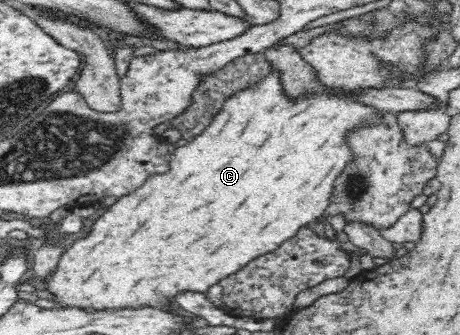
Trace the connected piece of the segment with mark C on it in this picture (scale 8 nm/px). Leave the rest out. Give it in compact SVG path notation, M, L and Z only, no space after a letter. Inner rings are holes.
M413 17L405 19L396 27L388 30L385 38L373 37L369 39L367 35L345 35L343 33L333 33L327 31L326 33L315 36L309 44L303 48L298 48L297 52L316 70L316 78L324 86L333 90L331 94L325 91L325 94L305 94L298 99L289 99L283 91L281 86L281 75L277 69L272 69L267 73L265 78L256 82L252 87L245 88L232 94L229 98L224 100L223 106L220 111L216 111L213 115L213 122L205 128L205 130L198 134L194 139L184 144L184 147L176 148L169 161L169 170L167 172L153 175L149 177L136 191L131 194L122 196L115 201L100 217L94 220L92 230L82 239L77 239L73 244L60 256L57 268L52 272L51 276L44 279L46 290L53 295L53 300L57 302L59 307L77 307L85 310L105 310L105 309L124 309L127 307L153 307L167 311L169 313L179 313L178 307L176 311L169 310L169 298L173 298L178 292L202 292L207 293L210 286L220 282L222 278L232 275L237 272L241 267L244 267L251 260L256 259L258 256L273 252L279 248L281 243L285 240L296 235L296 232L301 227L309 225L310 222L321 217L326 208L329 206L331 200L331 192L333 190L333 182L337 180L337 176L341 176L345 166L353 160L353 151L347 143L345 137L348 136L350 131L358 127L369 127L370 125L379 125L381 122L381 111L369 105L357 102L353 96L349 96L355 90L365 90L365 88L385 88L387 84L397 84L397 87L406 85L415 85L417 80L421 80L423 76L427 76L429 71L423 64L425 64L425 51L423 51L423 44L427 42L427 38L435 38L439 34L441 25L423 25L417 23ZM387 66L395 66L400 72L405 72L404 76L408 76L409 80L403 79L397 81L397 75L393 74L391 70L387 70Z

